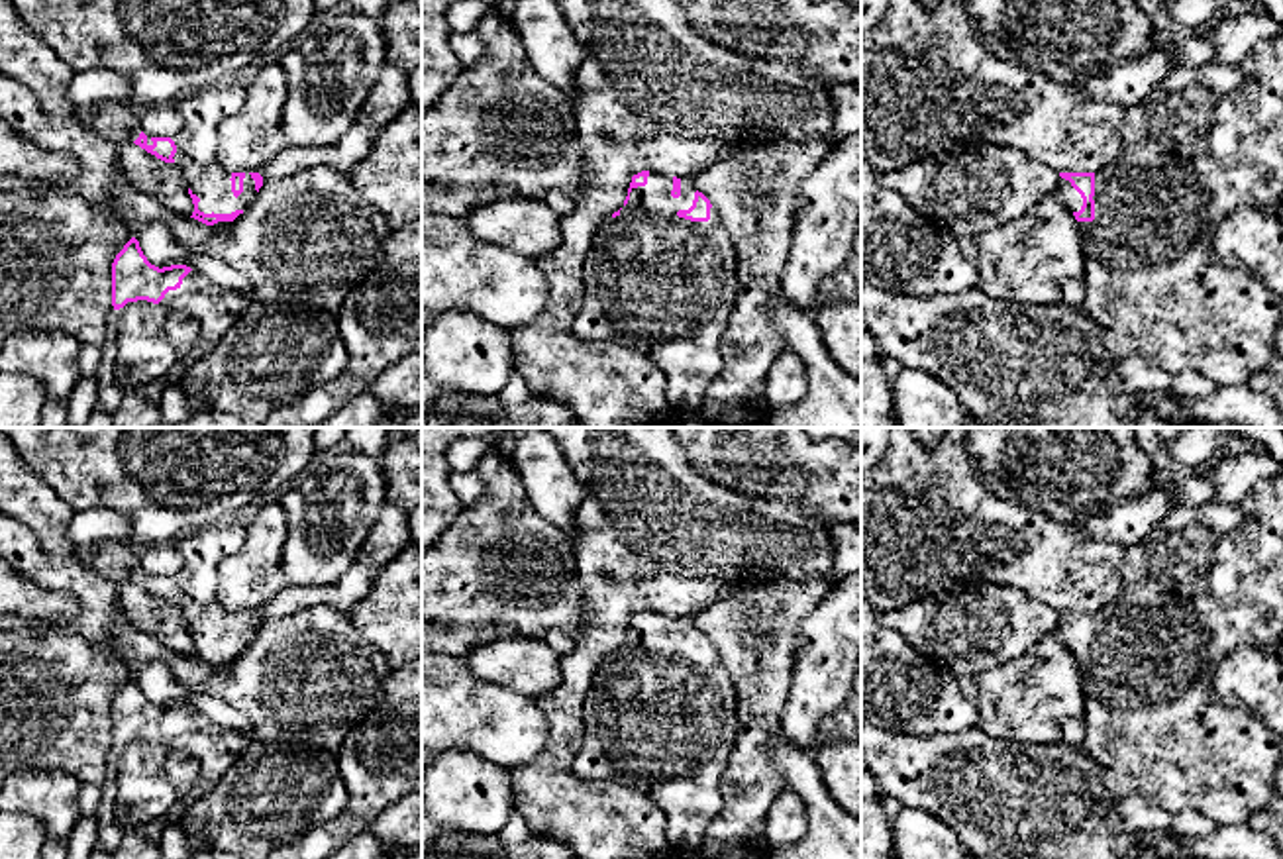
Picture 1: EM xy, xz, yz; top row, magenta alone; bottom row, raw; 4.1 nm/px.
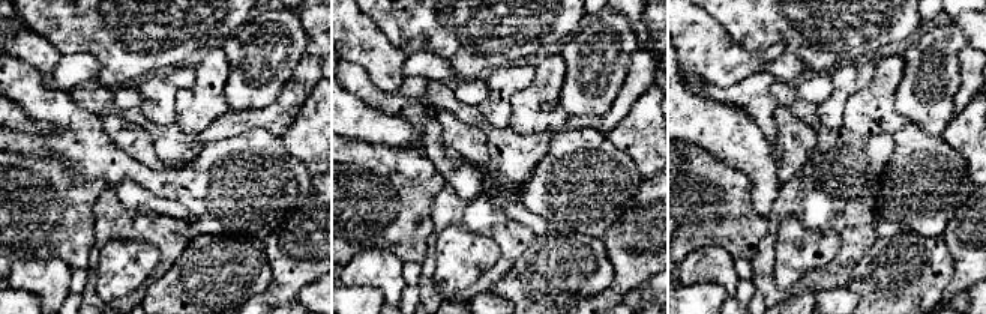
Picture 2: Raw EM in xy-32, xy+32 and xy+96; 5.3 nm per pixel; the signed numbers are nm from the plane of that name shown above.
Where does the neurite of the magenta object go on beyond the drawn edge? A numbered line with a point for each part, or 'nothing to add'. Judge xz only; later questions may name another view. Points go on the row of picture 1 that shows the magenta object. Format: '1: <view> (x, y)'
1: xz (662, 285)

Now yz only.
1: yz (1207, 142)

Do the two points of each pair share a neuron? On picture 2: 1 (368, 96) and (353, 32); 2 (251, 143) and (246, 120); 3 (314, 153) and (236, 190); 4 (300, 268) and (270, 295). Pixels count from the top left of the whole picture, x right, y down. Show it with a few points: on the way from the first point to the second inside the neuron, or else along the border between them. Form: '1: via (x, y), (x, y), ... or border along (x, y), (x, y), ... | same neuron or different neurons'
1: border along (347, 60), (359, 65), (380, 87), (387, 89) | different neurons
2: border along (278, 135), (261, 128), (251, 128), (215, 140) | different neurons
3: border along (278, 137), (314, 176) | different neurons
4: via (293, 275), (278, 290) | same neuron

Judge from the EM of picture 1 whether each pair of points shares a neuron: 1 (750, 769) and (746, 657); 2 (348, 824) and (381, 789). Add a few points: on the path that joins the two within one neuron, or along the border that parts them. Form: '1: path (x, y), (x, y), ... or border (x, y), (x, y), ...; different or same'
1: path (752, 742), (758, 728), (756, 685); same
2: path (356, 816), (373, 797); same

